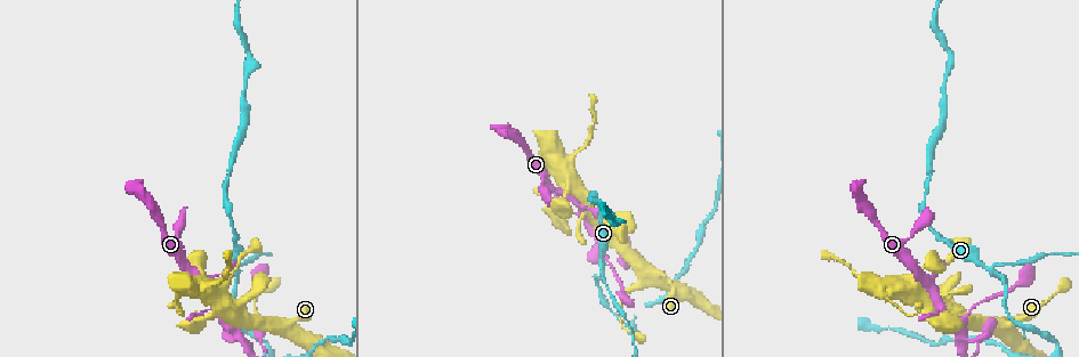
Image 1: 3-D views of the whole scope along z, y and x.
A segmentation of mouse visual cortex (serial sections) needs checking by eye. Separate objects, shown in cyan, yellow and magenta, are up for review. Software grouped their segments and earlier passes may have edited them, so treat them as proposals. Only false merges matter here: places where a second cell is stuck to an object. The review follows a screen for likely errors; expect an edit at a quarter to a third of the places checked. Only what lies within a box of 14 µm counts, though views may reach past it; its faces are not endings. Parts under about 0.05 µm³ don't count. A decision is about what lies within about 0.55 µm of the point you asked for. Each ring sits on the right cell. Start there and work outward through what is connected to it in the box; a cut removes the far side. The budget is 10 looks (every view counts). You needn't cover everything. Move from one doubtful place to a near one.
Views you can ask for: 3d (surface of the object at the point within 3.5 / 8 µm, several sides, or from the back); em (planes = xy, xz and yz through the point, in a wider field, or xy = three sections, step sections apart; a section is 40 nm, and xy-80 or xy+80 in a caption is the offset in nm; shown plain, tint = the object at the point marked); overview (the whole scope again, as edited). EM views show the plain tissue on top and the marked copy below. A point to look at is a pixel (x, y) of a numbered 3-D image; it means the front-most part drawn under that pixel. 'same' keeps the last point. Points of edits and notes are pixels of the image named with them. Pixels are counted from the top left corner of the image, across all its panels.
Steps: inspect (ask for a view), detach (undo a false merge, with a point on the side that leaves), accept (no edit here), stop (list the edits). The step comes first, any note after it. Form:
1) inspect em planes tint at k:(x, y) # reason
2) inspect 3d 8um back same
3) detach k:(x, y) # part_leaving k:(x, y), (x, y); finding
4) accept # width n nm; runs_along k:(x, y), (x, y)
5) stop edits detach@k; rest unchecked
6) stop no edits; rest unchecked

inspect 3d 3.5um at 1:(286, 326) # looks like a crossing

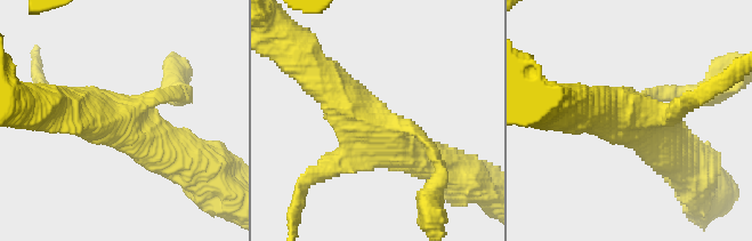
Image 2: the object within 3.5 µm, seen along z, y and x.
inspect em planes tint at 2:(126, 113) # arms 4; arm_widths 200, 300, 500, 500 nm

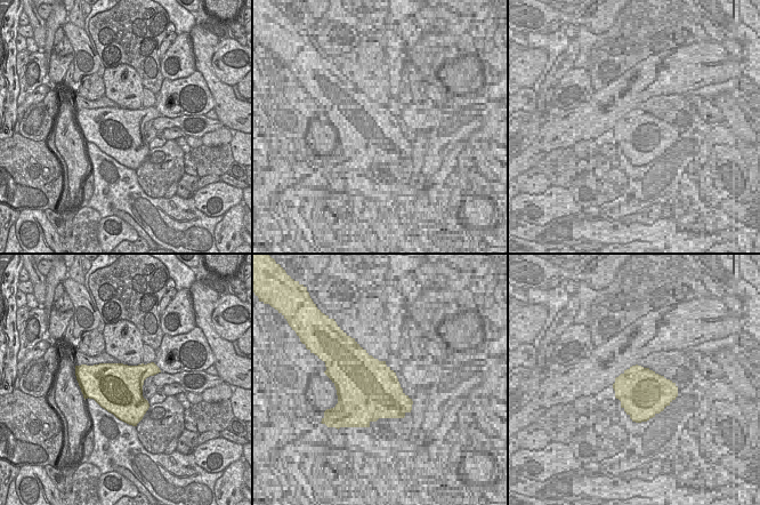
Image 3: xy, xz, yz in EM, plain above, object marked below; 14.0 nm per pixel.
accept # runs_along 2:(439, 163), (324, 85); one cell here

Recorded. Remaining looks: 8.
inspect 3d 3.5um back at 1:(593, 230)

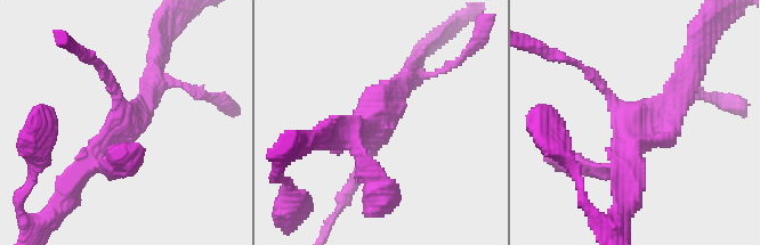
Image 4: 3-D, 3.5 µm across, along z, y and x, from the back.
inspect em xy step 3 tint at 4:(380, 124) # shape alone is not enough

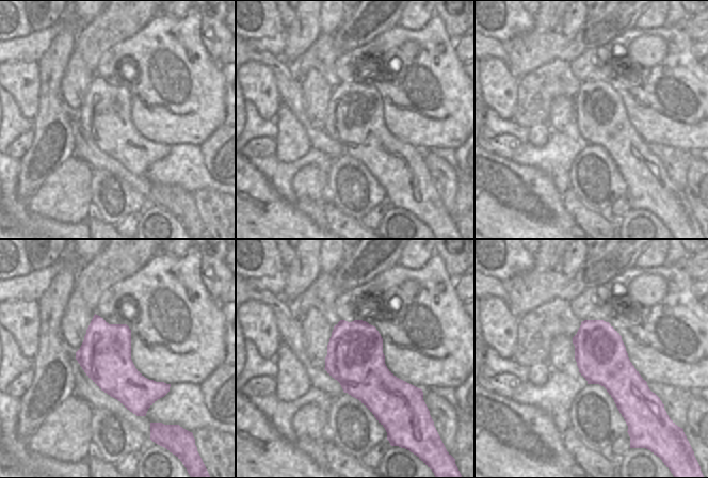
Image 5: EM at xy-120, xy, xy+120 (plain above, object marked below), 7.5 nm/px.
accept # runs_along 4:(155, 84), (75, 182); all the same cell

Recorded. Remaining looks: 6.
inspect 3d 3.5um at 1:(229, 279) # calibre changes

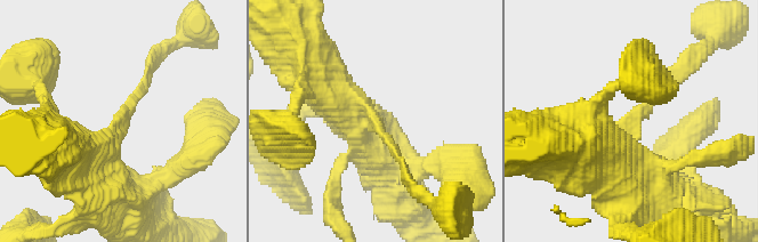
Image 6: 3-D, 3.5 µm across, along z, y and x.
inspect em xy step 2 tint at 6:(377, 127) # arm_widths 150, 500 nm; shape alone is not enough

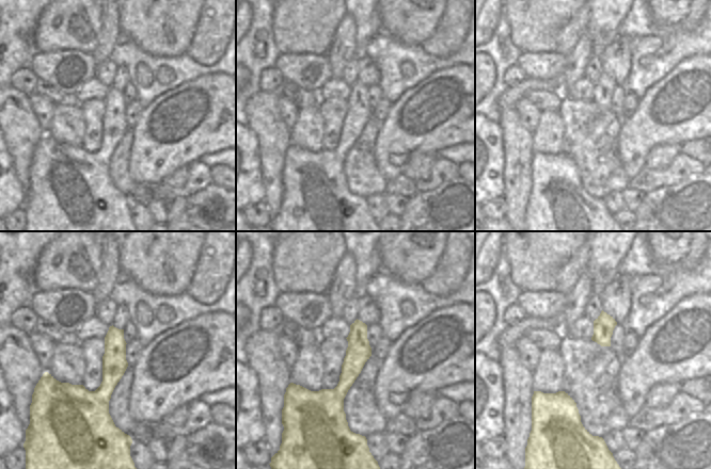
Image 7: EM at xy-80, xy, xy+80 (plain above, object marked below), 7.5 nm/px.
accept # width 190 nm; runs_along 7:(359, 323), (358, 353), (337, 394), (342, 420); one cell here

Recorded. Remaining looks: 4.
inspect 3d 3.5um at 1:(602, 265) # arms part here

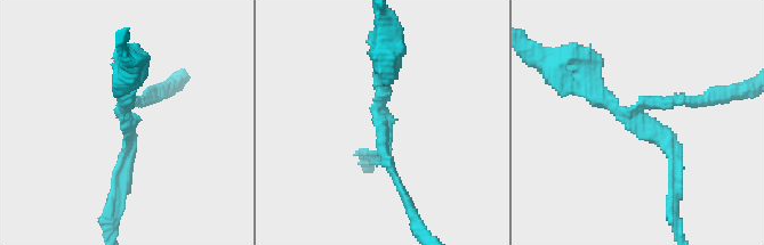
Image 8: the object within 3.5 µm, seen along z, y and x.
inspect em xy step 3 tint at 8:(380, 115)

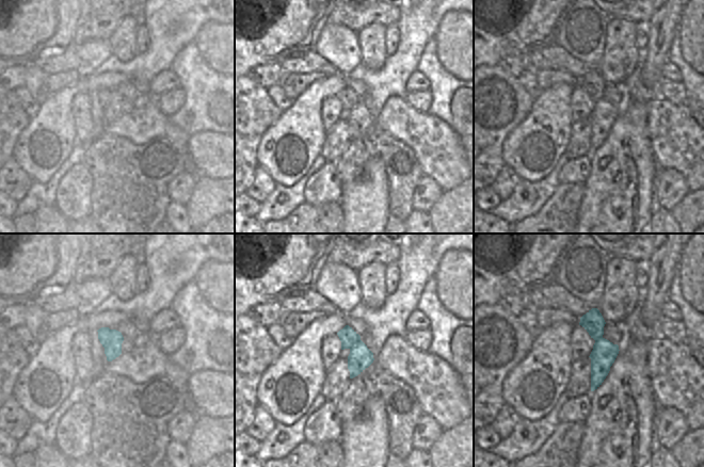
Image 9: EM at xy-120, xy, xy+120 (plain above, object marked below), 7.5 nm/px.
detach 8:(684, 99) # width 180 nm; a second cell is stuck on

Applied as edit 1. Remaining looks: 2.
stop edits detach@8; rest unchecked

